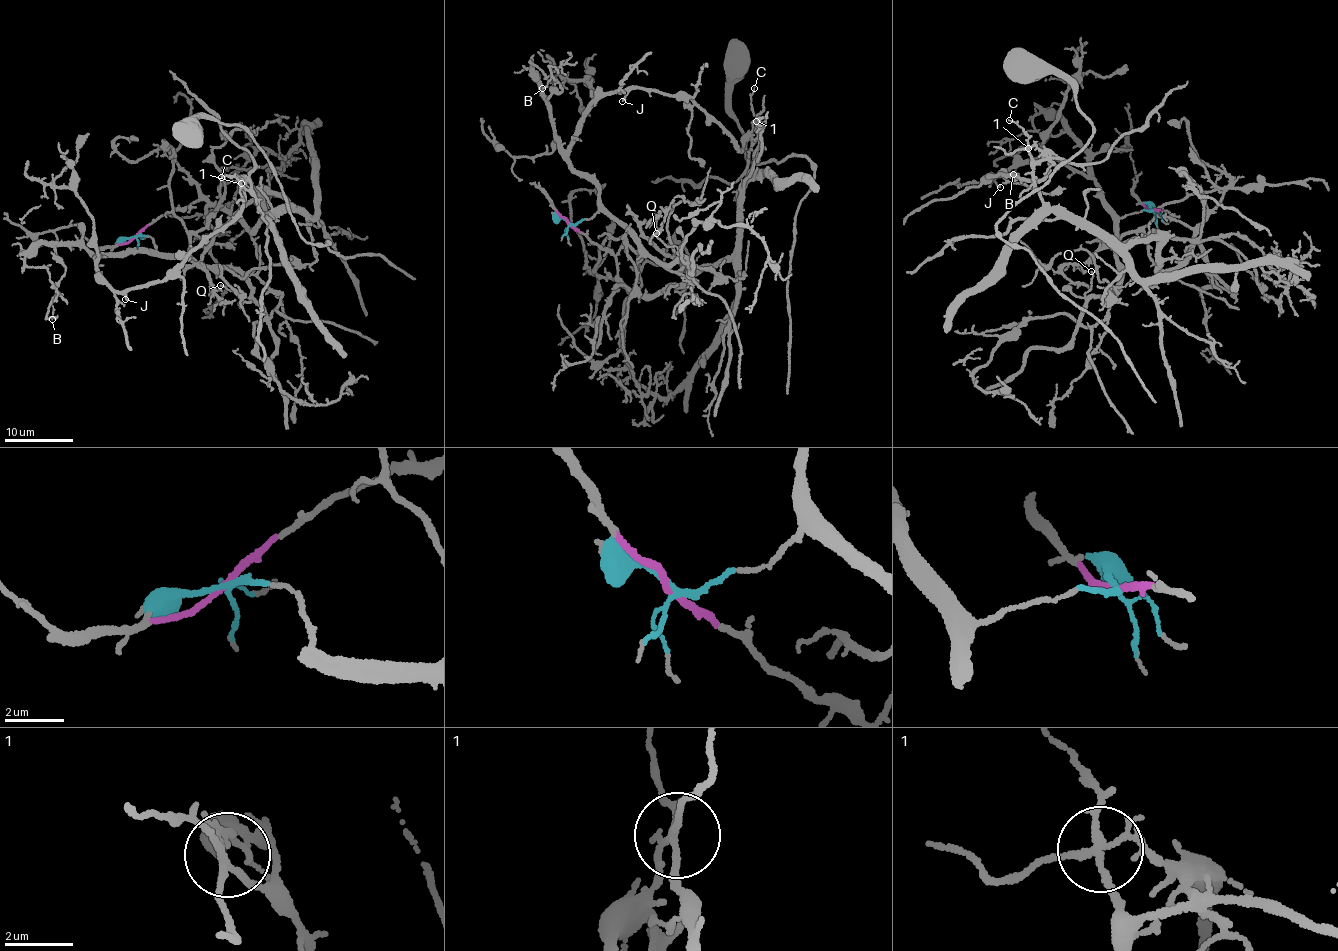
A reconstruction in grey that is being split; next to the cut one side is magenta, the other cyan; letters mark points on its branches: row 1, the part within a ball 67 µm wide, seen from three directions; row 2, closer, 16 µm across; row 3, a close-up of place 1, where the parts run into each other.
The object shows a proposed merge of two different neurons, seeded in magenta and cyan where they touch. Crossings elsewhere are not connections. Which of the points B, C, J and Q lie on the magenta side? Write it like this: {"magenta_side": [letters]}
{"magenta_side": ["C"]}

